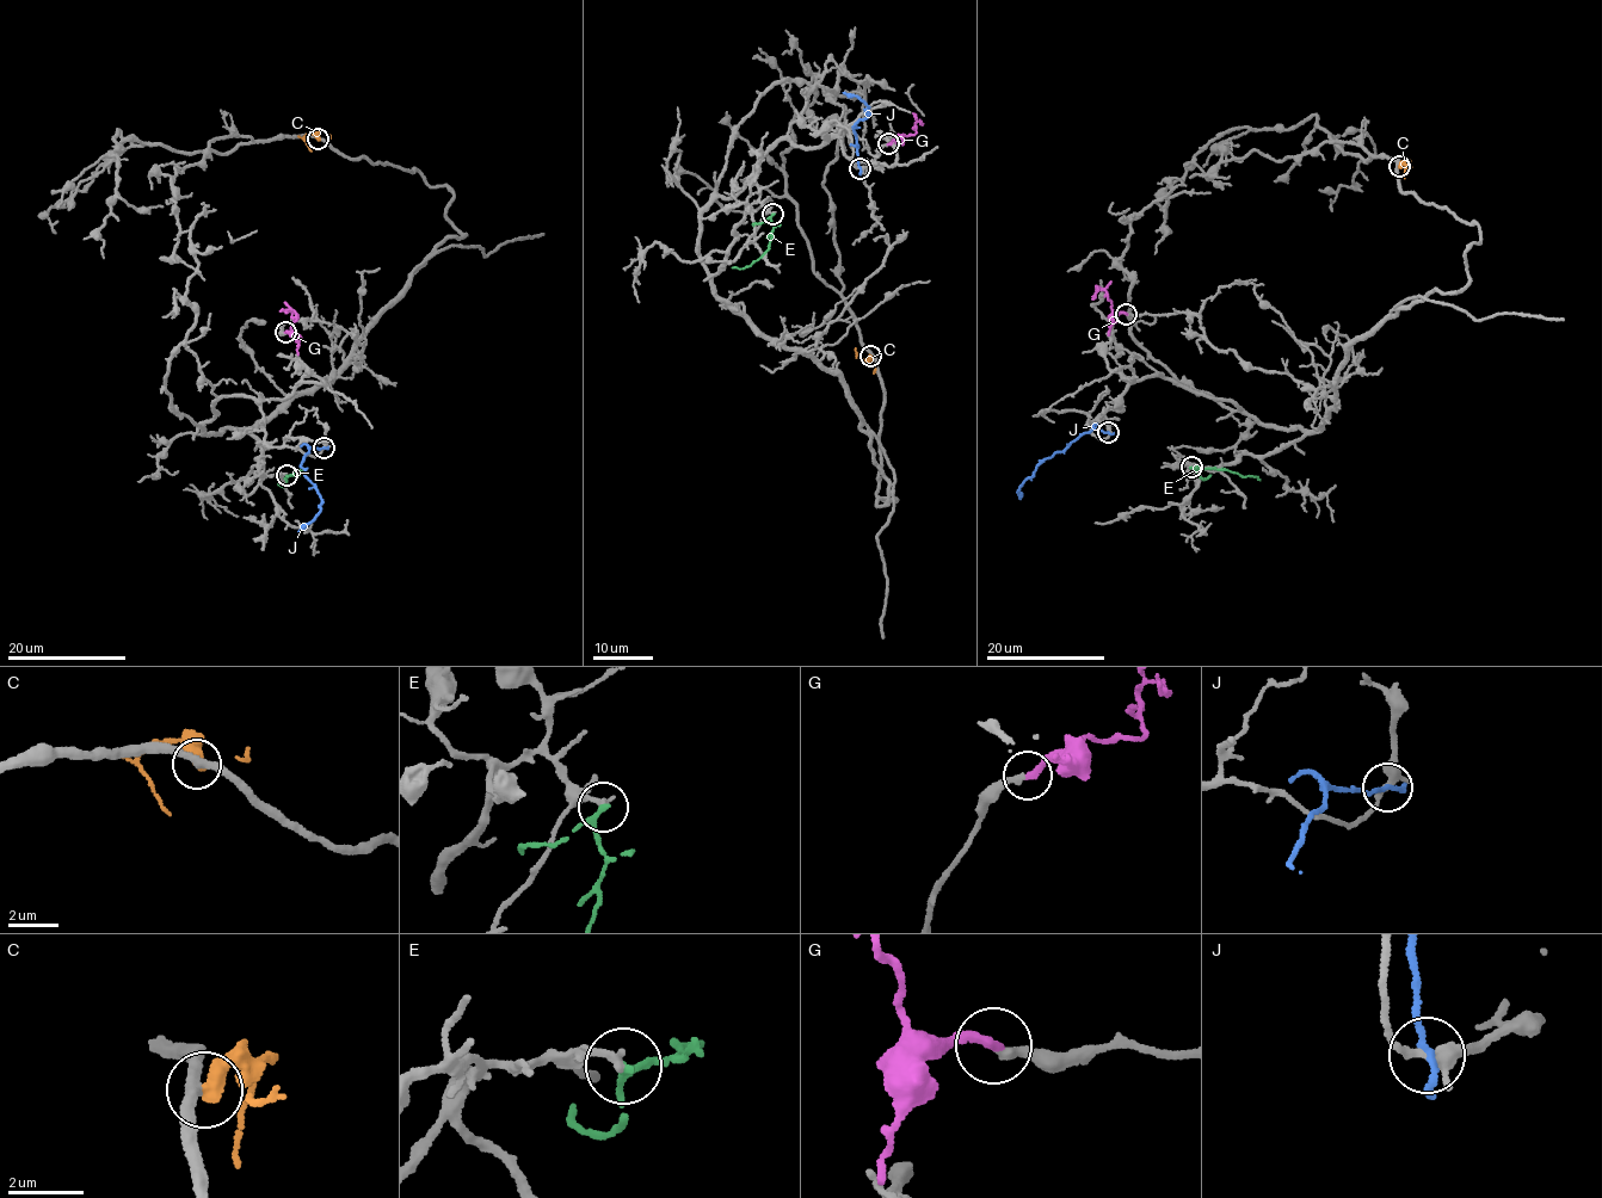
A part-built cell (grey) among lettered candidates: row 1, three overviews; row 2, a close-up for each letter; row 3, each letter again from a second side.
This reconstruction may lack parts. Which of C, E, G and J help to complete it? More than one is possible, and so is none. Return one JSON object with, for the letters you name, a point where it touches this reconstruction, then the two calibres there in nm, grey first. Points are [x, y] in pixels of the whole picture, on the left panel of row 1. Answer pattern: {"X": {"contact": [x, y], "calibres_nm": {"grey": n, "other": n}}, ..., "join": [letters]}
{"E": {"contact": [287, 475], "calibres_nm": {"grey": 220, "other": 180}}, "join": ["E"]}

